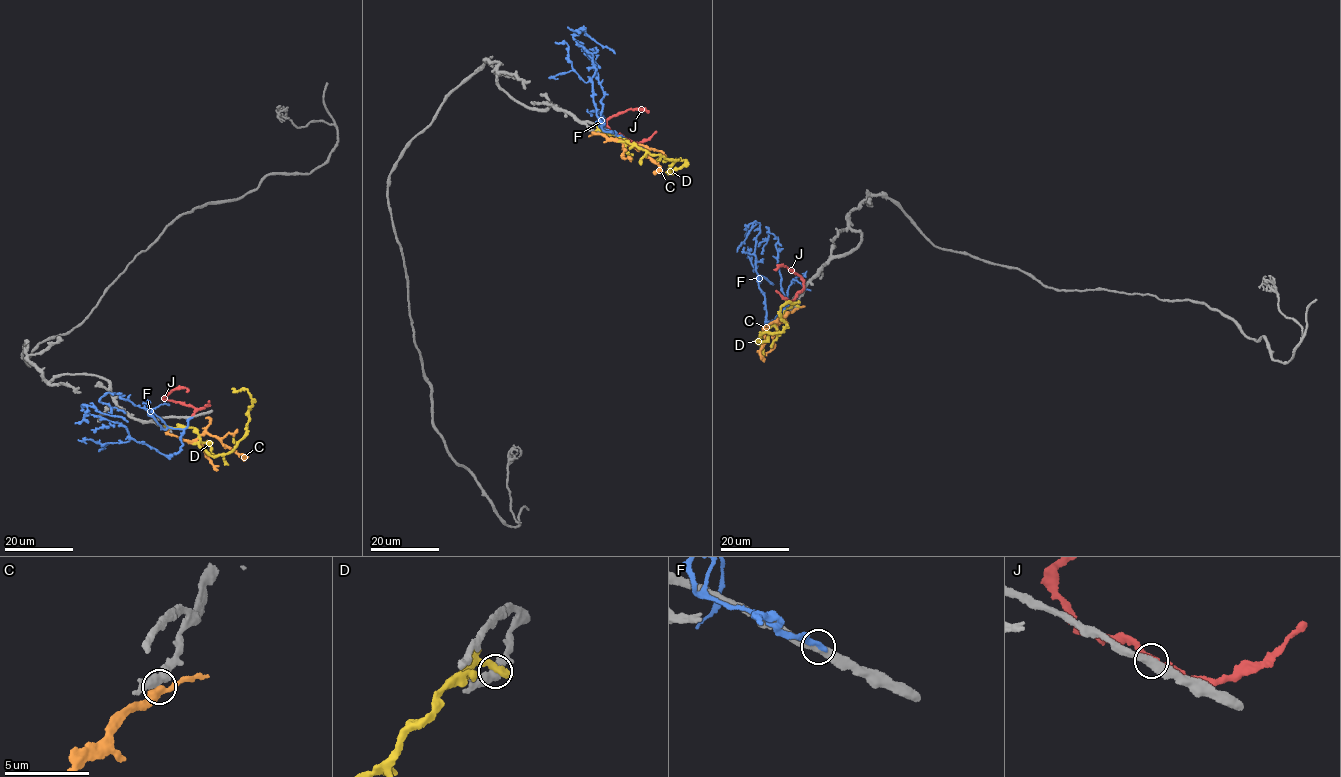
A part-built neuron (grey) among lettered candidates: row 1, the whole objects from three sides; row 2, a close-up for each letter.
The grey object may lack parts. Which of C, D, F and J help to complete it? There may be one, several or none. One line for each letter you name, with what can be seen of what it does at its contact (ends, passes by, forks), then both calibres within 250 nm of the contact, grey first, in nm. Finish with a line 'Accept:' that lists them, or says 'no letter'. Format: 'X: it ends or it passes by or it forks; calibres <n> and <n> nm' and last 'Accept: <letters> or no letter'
Accept: no letter

